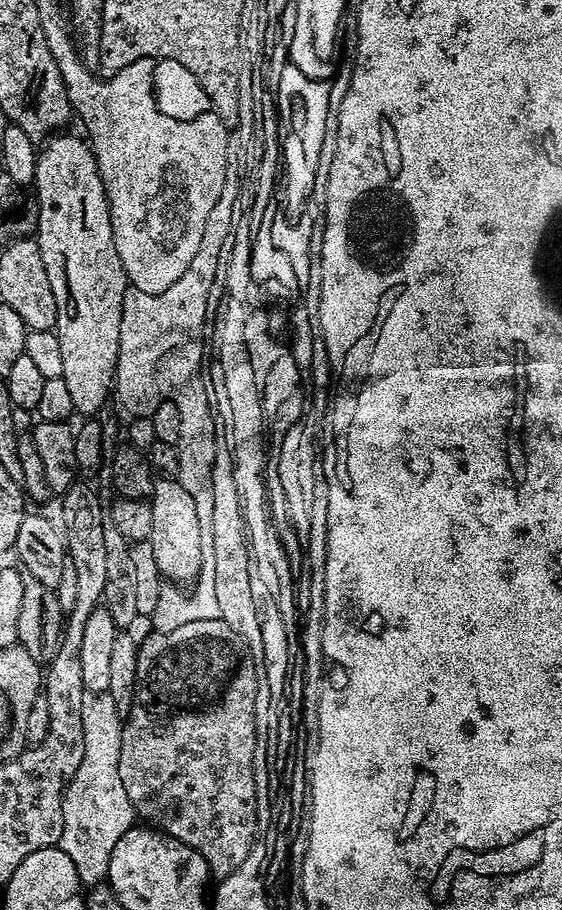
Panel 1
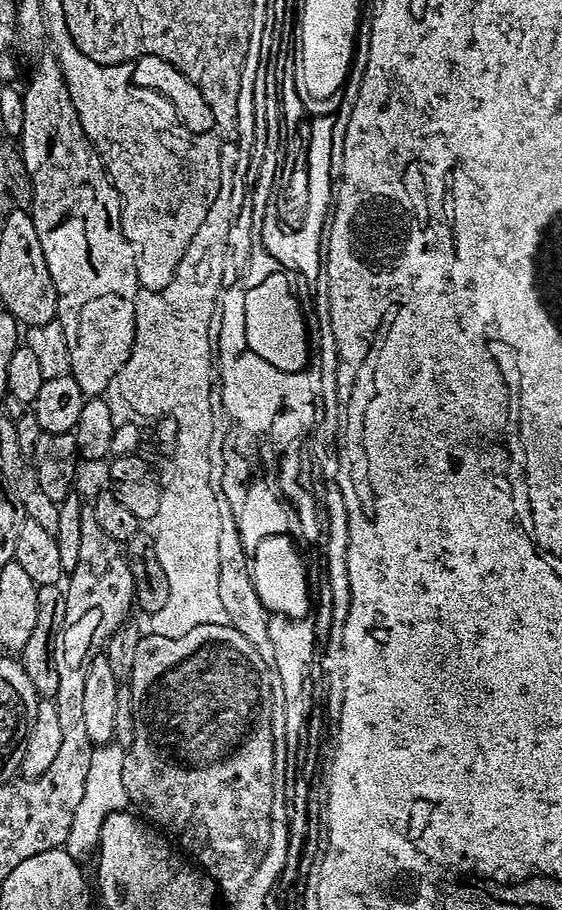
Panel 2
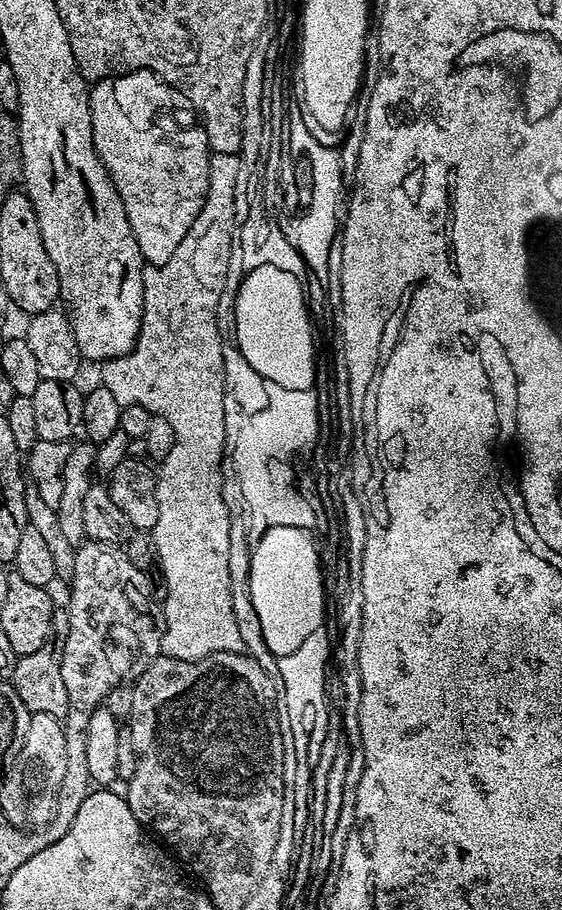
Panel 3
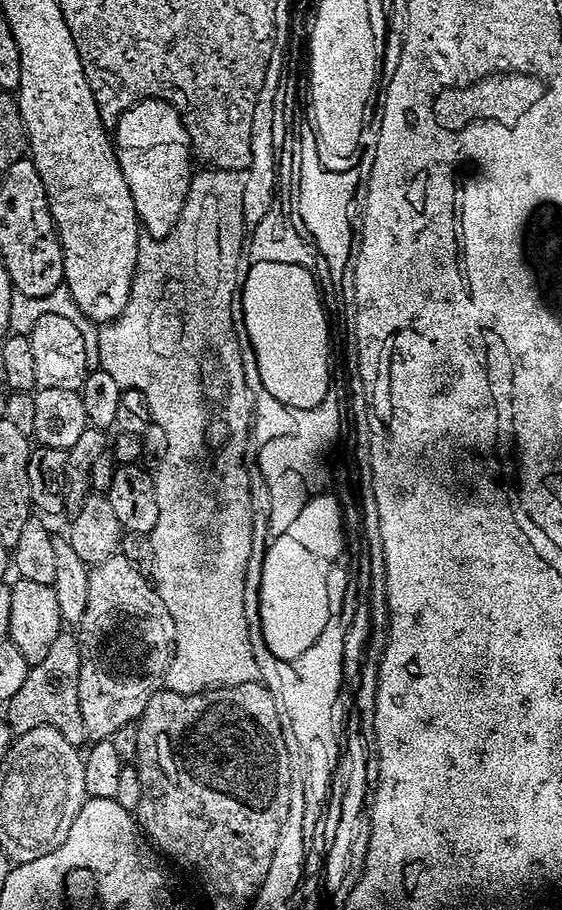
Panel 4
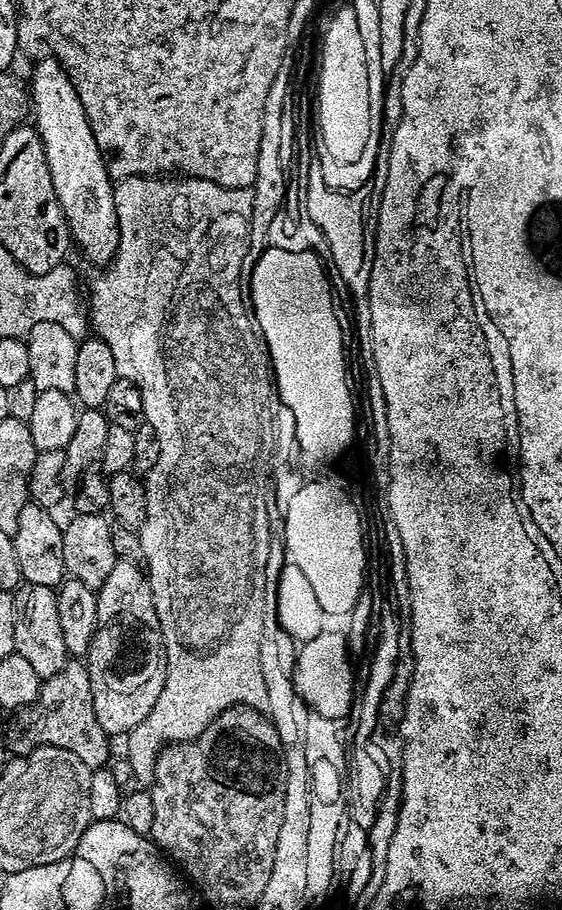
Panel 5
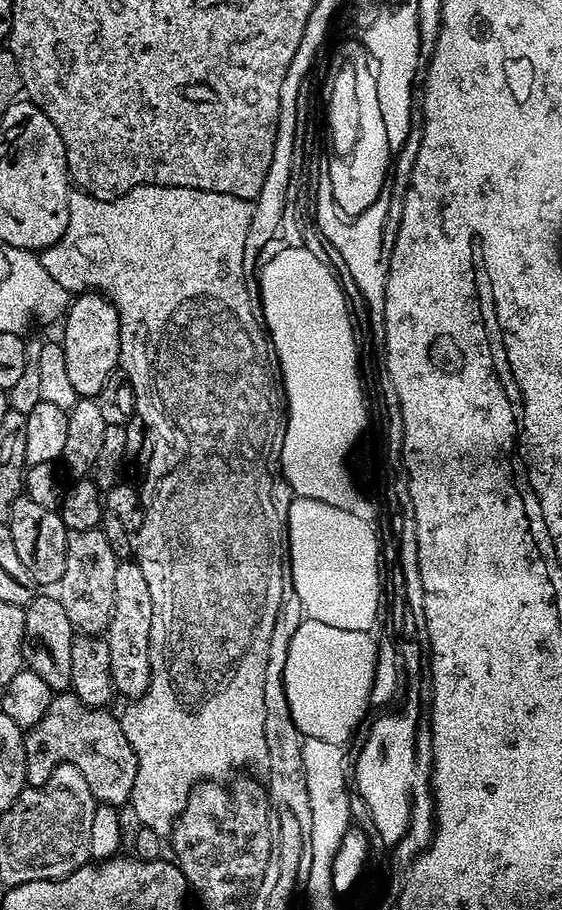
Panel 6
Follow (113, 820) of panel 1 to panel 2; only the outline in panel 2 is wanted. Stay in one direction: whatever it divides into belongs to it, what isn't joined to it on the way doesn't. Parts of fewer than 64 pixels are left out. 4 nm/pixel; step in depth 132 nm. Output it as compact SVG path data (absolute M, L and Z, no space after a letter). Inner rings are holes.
M113 742L93 747L90 770L86 773L86 791L82 793L82 802L78 802L78 810L74 810L74 822L64 843L66 851L78 862L84 862L91 852L93 855L99 849L102 822L106 822L110 814L123 812L129 807L126 786L122 783L125 751L125 748Z

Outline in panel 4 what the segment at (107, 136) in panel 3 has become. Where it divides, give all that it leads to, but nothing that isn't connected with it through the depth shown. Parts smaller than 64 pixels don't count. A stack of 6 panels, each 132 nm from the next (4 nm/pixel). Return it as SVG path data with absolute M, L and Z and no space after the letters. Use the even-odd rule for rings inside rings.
M176 144L176 148L124 148L124 152L116 152L116 157L126 178L126 186L130 186L130 198L134 202L136 219L140 221L143 231L152 238L168 236L182 214L188 190L192 186L194 153L191 147L180 148L180 144Z

